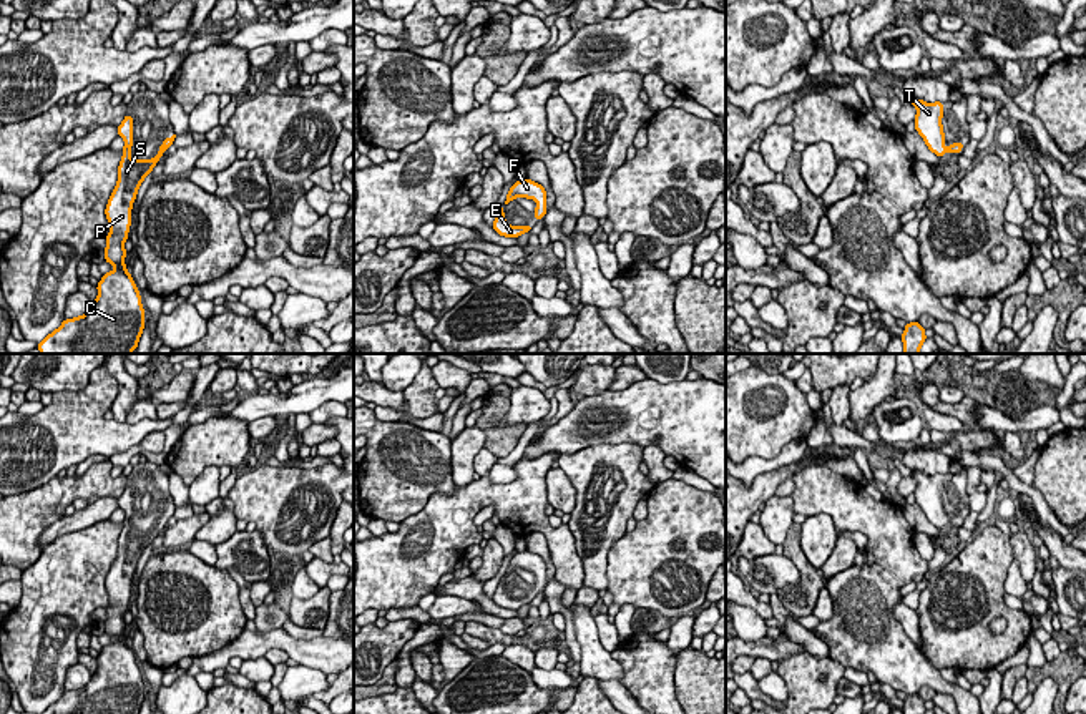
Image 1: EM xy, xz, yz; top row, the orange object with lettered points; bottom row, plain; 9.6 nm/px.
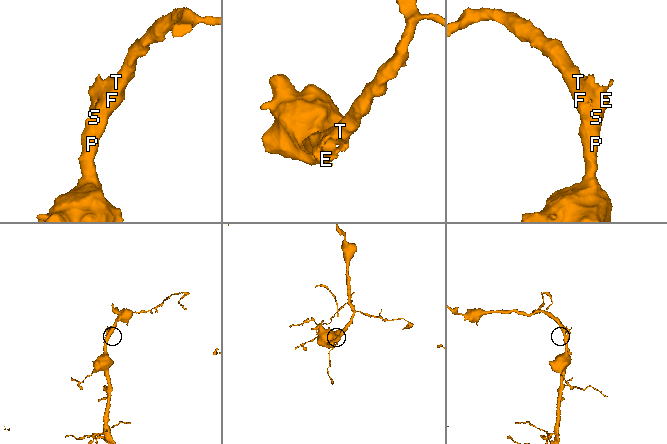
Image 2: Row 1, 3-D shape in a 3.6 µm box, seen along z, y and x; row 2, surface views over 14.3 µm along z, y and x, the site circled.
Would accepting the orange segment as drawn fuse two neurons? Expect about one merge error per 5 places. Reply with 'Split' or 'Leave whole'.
Leave whole

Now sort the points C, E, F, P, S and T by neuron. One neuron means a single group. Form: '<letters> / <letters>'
C E F P S T

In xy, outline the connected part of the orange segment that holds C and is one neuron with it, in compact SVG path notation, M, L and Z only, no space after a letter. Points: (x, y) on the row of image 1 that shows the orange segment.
M126 115L118 126L118 134L125 139L123 158L118 166L118 183L113 189L105 214L110 223L110 234L106 236L105 261L116 269L103 274L98 282L98 297L91 302L86 314L65 319L63 324L48 334L40 344L37 344L42 354L131 354L139 342L144 329L144 309L141 306L141 296L131 274L125 266L125 241L131 226L131 208L136 199L136 193L143 179L153 171L163 153L174 143L176 134L166 138L159 146L158 154L153 159L131 159L133 144L133 116Z

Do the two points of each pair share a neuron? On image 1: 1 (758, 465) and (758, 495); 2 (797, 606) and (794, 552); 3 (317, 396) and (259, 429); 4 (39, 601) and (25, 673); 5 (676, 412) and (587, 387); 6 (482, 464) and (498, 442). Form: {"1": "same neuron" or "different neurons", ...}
{"1": "different neurons", "2": "same neuron", "3": "different neurons", "4": "same neuron", "5": "different neurons", "6": "different neurons"}

